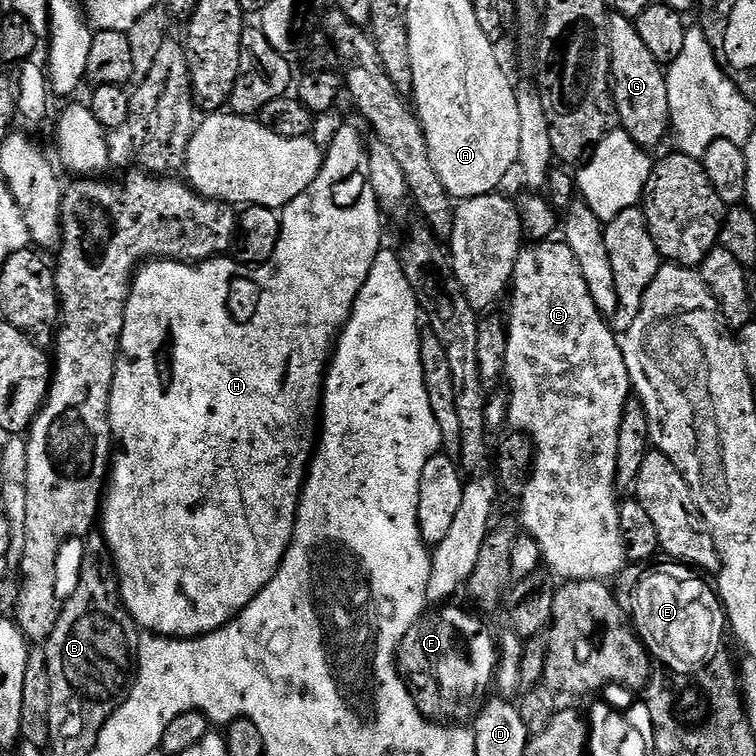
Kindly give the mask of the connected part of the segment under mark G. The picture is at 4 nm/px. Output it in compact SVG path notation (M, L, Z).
M619 14L608 18L608 54L612 58L610 87L612 100L616 104L618 124L635 144L652 150L669 135L669 118L665 73L661 61L646 50L646 42L638 38L638 30L631 19Z

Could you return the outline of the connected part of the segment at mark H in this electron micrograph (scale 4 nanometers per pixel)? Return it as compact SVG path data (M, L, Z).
M340 128L332 145L323 153L320 172L314 182L310 182L305 192L298 194L298 198L283 208L278 250L265 264L245 266L227 255L197 262L156 258L137 271L132 290L128 293L120 353L116 356L114 382L110 390L108 421L114 451L110 457L106 491L102 496L102 535L116 563L124 608L132 616L137 629L154 636L181 640L217 632L238 616L242 609L250 606L250 602L262 594L262 590L279 570L292 541L300 490L304 486L310 453L314 448L311 439L308 441L306 437L300 436L304 432L304 419L312 407L312 411L317 407L336 338L350 318L354 302L370 274L370 266L374 266L374 258L380 253L380 216L380 202L368 180L365 137L362 138L356 128Z

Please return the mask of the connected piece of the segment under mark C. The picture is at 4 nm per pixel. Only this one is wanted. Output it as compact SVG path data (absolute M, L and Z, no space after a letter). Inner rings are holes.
M549 238L543 242L532 242L527 246L521 247L520 253L517 255L517 260L515 266L513 266L513 274L510 283L510 294L512 292L512 305L509 306L508 312L506 311L506 327L508 329L508 337L506 338L506 358L504 359L504 374L503 379L508 380L508 394L506 393L506 401L507 401L507 419L506 424L509 429L515 430L517 433L524 433L528 437L528 439L532 442L532 447L535 449L535 455L532 457L532 467L531 467L531 475L528 478L528 484L525 486L524 493L520 495L518 499L518 506L520 506L520 514L518 513L519 523L522 525L523 531L527 533L529 537L532 537L534 542L540 548L540 555L542 557L543 563L545 565L549 564L551 571L555 573L557 576L560 575L559 578L561 581L567 582L569 580L602 580L607 581L609 579L608 576L612 576L612 578L619 577L620 572L626 566L626 555L625 555L625 547L623 544L622 538L622 530L619 529L619 512L620 512L620 504L618 503L618 495L615 488L615 470L618 464L618 430L619 426L622 423L622 418L624 414L624 408L628 404L630 399L630 393L632 392L632 383L628 380L628 371L626 370L626 362L624 361L621 345L616 342L617 333L613 331L613 329L608 326L605 322L605 317L601 315L598 307L595 306L595 302L593 298L590 296L590 290L587 289L586 280L584 280L582 276L581 270L579 270L578 262L575 260L574 254L571 253L570 246L568 246L565 242L558 242L555 244L555 239Z

